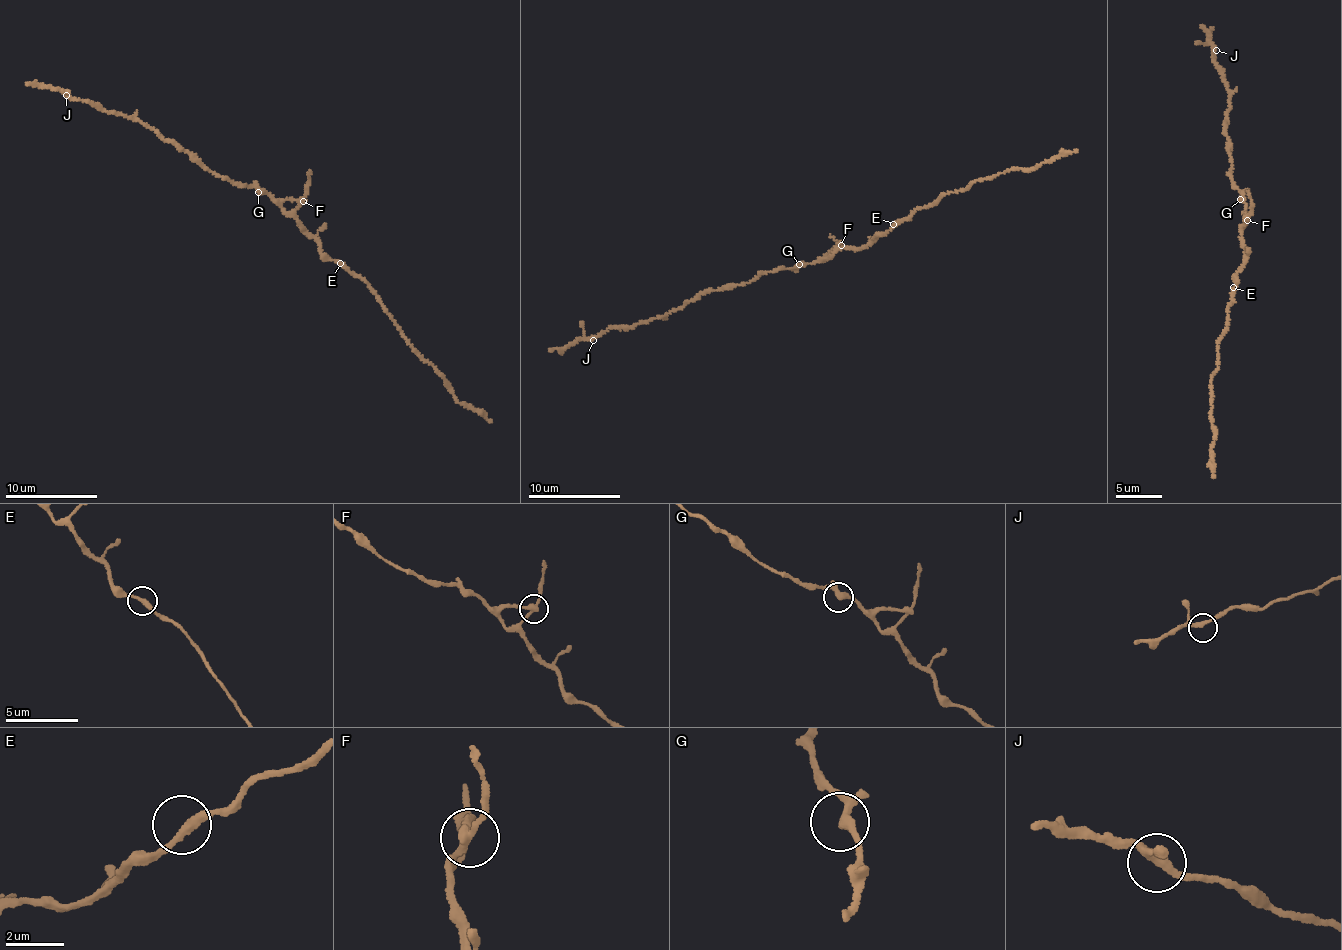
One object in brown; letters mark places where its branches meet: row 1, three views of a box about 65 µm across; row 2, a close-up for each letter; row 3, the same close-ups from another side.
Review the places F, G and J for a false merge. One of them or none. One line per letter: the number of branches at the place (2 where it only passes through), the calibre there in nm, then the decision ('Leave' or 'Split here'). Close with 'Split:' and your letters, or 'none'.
F: Branches: 3. Thickness 240 nm. Leave
G: Branches: 3. Thickness 240 nm. Leave
J: Branches: 3. Thickness 240 nm. Leave
Split: none

